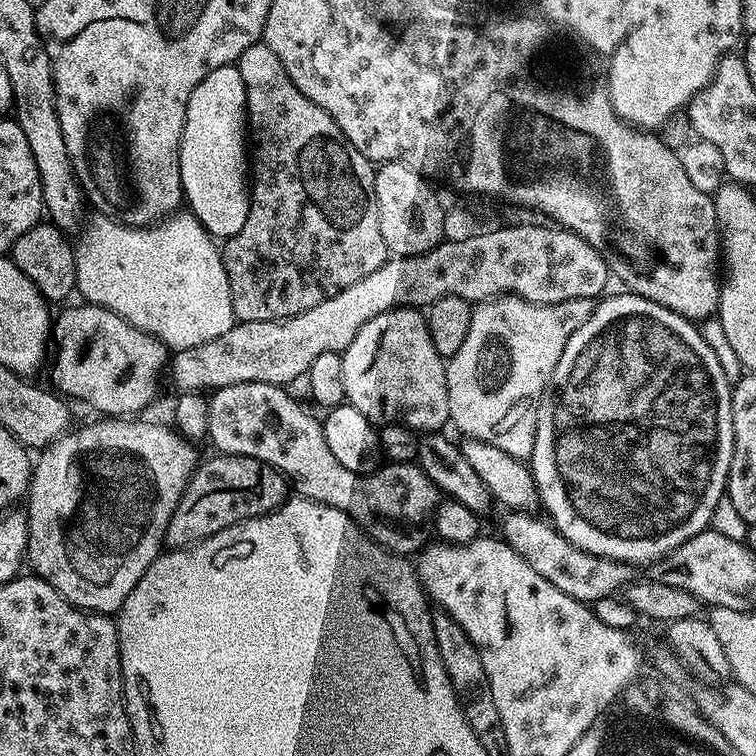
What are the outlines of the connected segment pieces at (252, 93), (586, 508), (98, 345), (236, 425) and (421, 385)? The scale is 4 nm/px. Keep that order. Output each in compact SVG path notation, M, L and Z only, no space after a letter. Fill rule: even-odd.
M266 43L246 46L242 50L238 67L242 74L242 82L246 86L246 102L248 103L248 127L250 133L250 199L246 222L238 234L228 237L222 244L224 269L230 282L230 298L232 299L232 314L237 321L242 320L281 320L294 314L302 314L302 310L310 310L310 306L318 306L318 302L326 302L326 298L334 298L338 290L346 290L346 286L354 286L366 274L374 274L378 266L382 266L390 258L386 242L382 238L382 226L378 218L378 202L374 194L374 178L376 168L371 160L367 160L354 145L348 141L346 134L338 130L334 118L322 110L322 106L314 106L298 86L286 74L286 66L278 62L278 54L270 50Z
M624 290L621 293L621 296L605 295L599 301L601 304L593 307L590 318L586 318L586 322L582 322L582 326L578 326L566 342L566 350L562 350L562 358L558 358L558 366L554 366L544 397L540 400L530 467L539 503L544 503L547 519L557 532L574 542L574 546L595 556L621 560L633 566L647 566L682 546L682 542L694 538L694 534L705 531L711 525L718 502L725 499L734 450L732 384L715 350L704 341L703 334L696 329L699 327L693 321L637 296L635 292Z
M76 302L73 308L68 308L61 316L59 313L55 317L51 343L54 345L50 356L51 387L59 390L65 397L73 396L74 399L89 404L96 414L104 418L128 418L133 414L143 413L140 412L143 408L150 407L160 388L160 375L163 372L165 375L166 365L170 360L169 349L158 338L130 326L126 318L87 302Z
M242 382L234 386L217 388L208 396L208 435L207 439L217 453L226 456L245 456L258 458L274 466L284 475L291 491L297 497L322 502L342 510L352 519L353 524L365 532L370 539L387 548L389 552L405 558L419 553L429 543L430 529L436 518L436 508L442 502L442 494L430 482L430 478L420 469L420 465L385 463L374 472L355 472L346 470L338 458L334 458L330 446L326 446L324 425L315 420L294 397L287 387L266 382Z
M395 308L386 314L378 314L378 318L370 318L370 322L354 334L354 342L350 342L340 361L345 401L352 404L354 410L362 410L373 425L404 424L417 434L427 434L440 432L443 424L449 423L454 404L450 399L450 385L446 382L446 360L434 350L434 342L430 342L428 321L423 311Z

